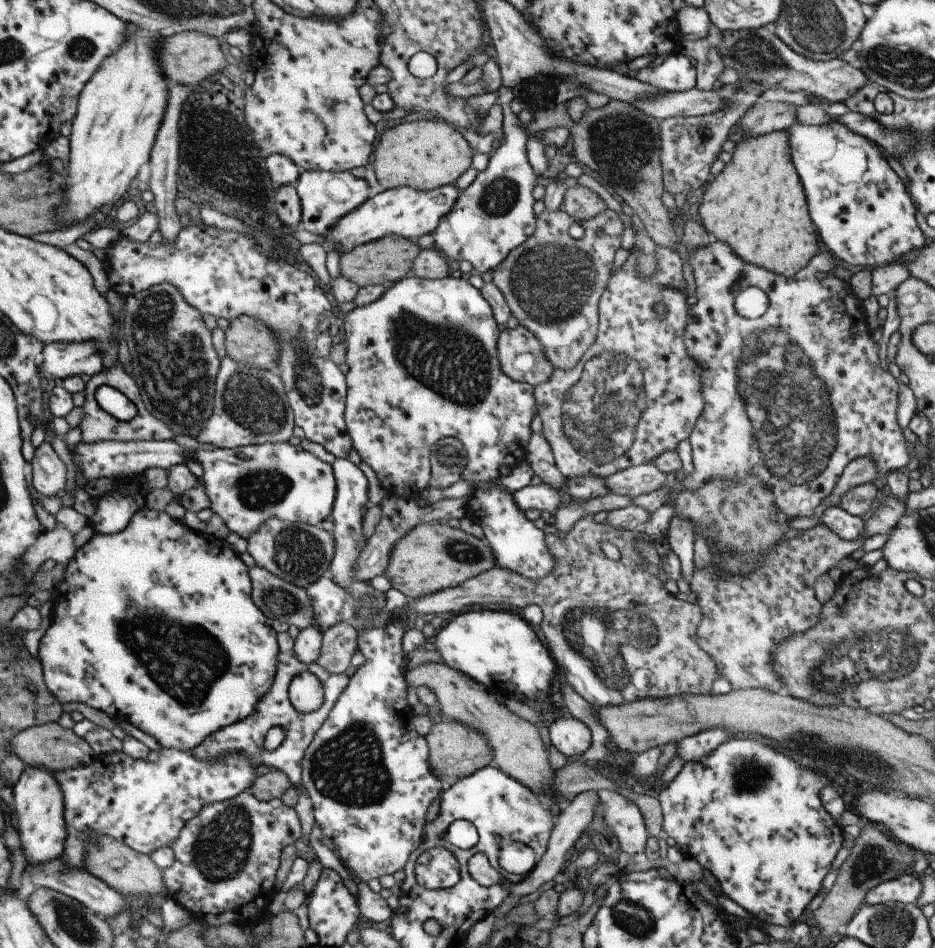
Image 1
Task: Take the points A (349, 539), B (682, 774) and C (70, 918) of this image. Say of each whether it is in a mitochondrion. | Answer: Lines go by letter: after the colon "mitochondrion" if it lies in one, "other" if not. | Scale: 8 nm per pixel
A: mitochondrion
B: other
C: mitochondrion

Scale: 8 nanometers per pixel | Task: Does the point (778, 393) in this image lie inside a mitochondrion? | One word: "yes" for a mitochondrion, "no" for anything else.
yes

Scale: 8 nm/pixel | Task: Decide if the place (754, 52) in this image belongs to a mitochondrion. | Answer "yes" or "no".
yes

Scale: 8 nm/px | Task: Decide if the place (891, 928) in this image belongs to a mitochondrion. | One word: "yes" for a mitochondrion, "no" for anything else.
yes

